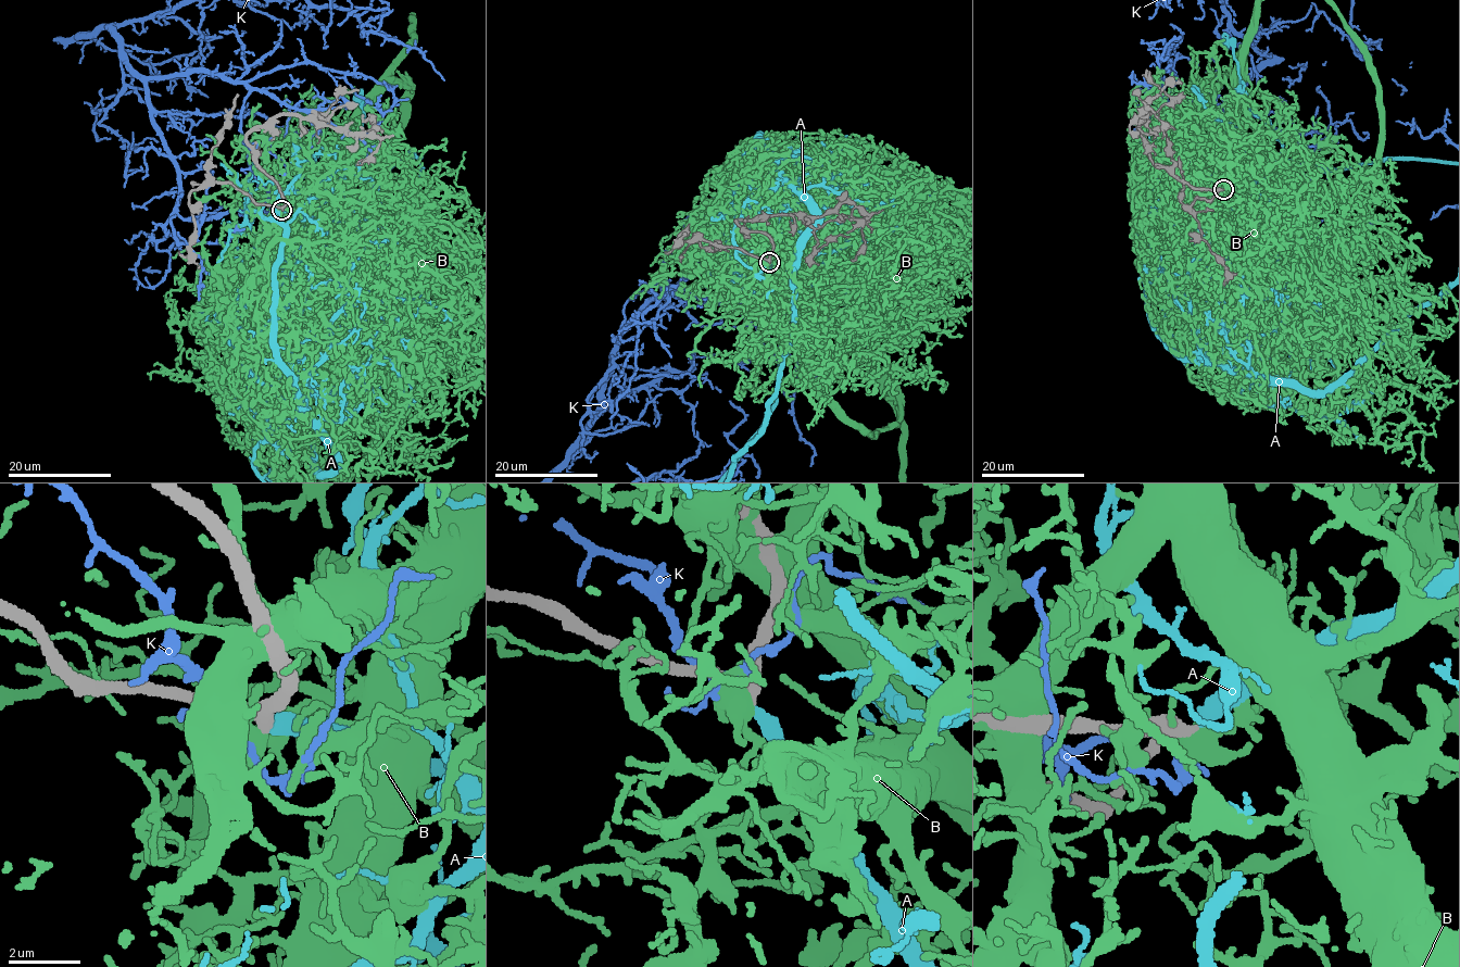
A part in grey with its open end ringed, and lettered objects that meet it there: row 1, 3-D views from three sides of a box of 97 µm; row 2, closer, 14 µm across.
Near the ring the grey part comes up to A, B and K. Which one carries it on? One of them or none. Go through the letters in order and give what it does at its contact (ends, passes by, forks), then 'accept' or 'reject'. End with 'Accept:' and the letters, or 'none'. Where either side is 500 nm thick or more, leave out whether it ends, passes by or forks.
A: it ends; accept
B: it passes by; reject
K: it forks; reject
Accept: A

